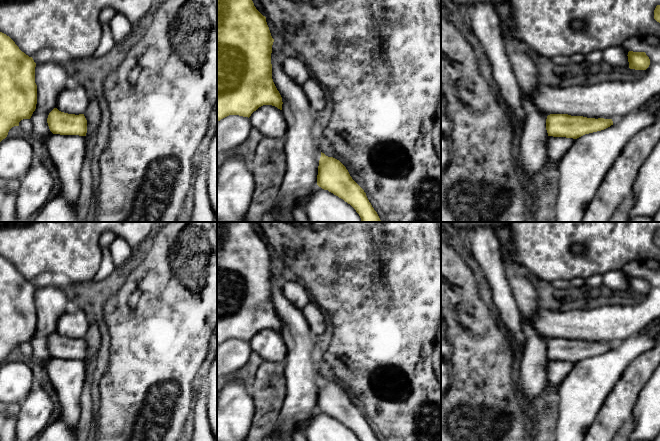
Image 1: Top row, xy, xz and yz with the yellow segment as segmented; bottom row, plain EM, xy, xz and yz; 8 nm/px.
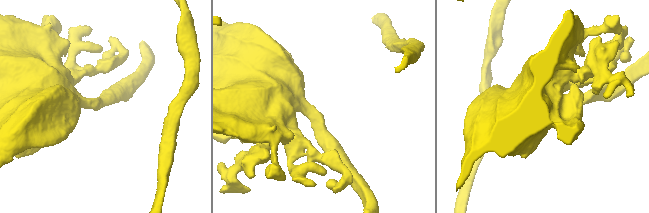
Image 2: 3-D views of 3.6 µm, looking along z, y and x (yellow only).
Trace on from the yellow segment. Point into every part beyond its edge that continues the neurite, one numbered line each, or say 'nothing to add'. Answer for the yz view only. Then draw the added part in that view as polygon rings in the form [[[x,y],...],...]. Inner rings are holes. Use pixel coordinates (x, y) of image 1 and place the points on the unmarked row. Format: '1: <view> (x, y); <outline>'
1: yz (532, 379); [[[503,261],[512,274],[507,276],[510,289],[517,304],[526,345],[520,365],[518,388],[526,404],[534,402],[546,385],[545,365],[548,361],[546,343],[548,338],[540,335],[531,325],[534,314],[544,310],[540,306],[540,298],[532,284],[528,273],[516,274],[517,270],[525,270],[515,261]]]

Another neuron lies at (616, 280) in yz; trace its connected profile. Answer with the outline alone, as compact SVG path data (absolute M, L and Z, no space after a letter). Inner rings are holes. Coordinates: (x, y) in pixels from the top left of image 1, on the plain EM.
M623 270L609 271L603 276L603 285L615 293L625 294L629 292L628 276Z

